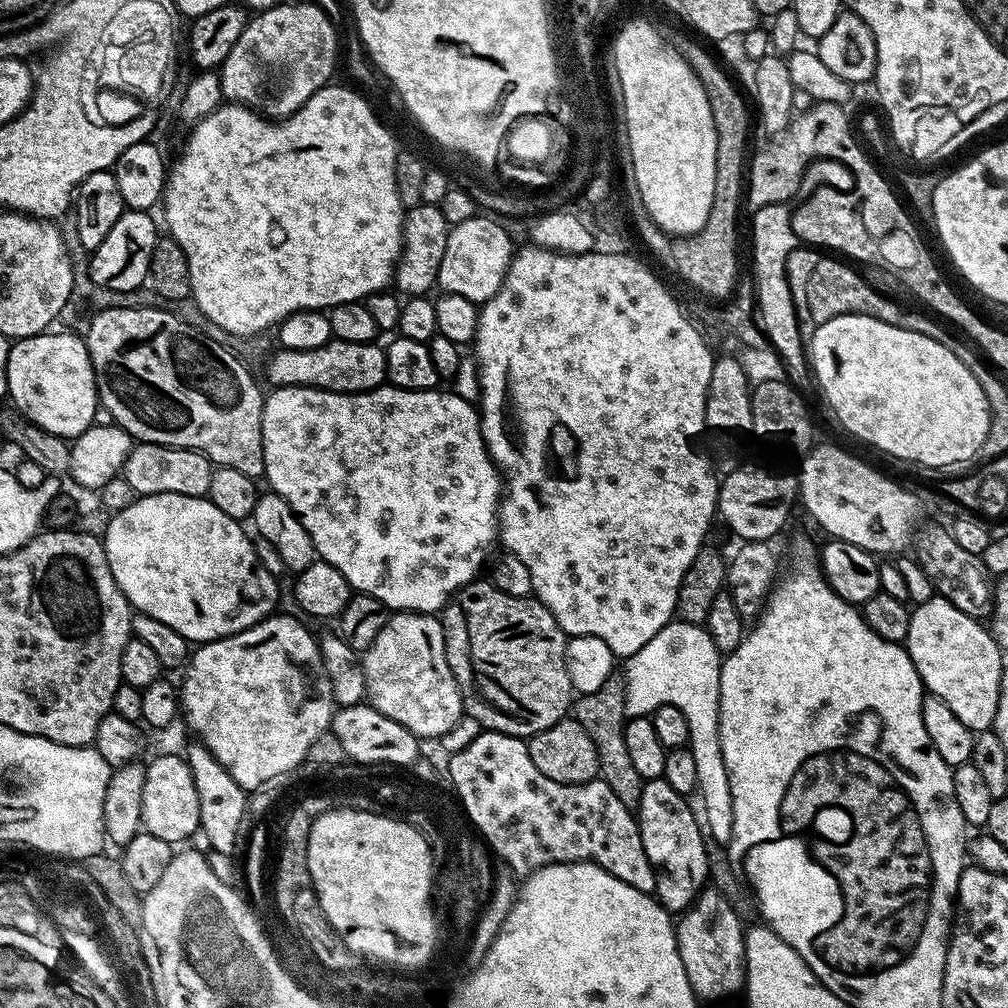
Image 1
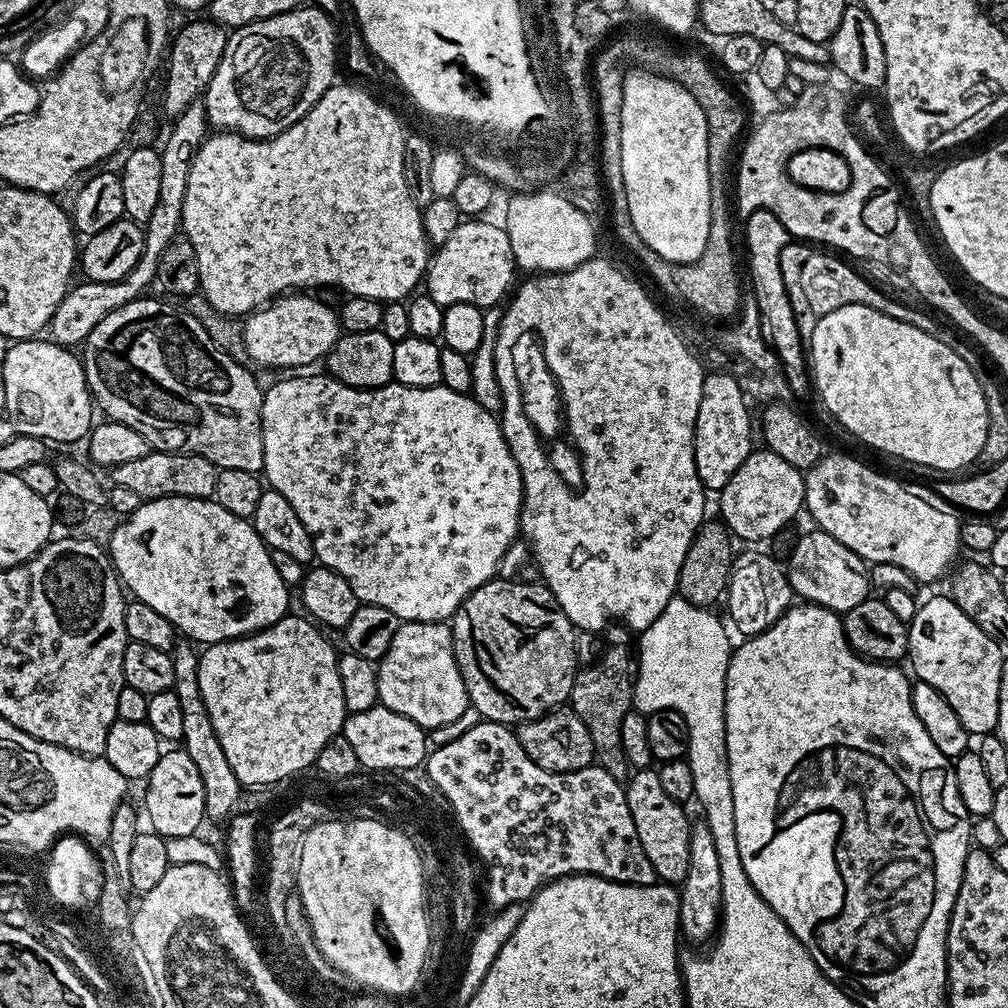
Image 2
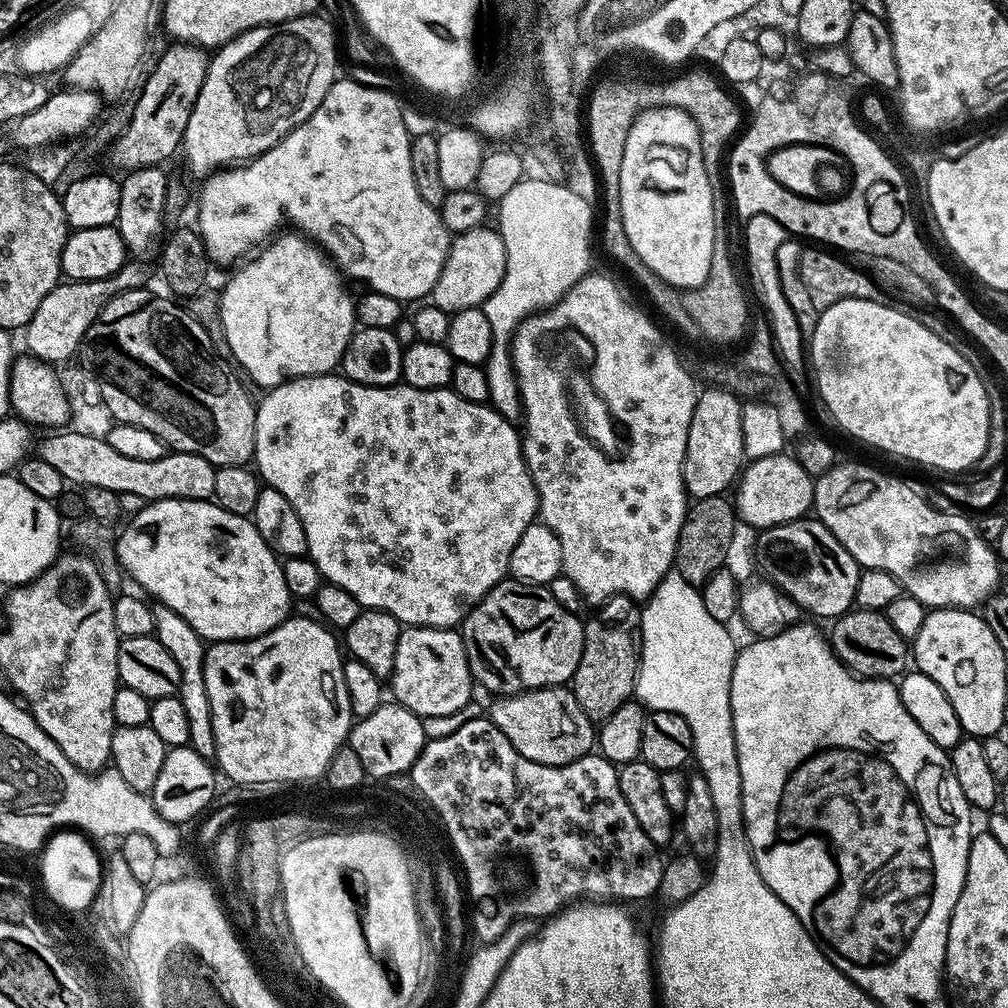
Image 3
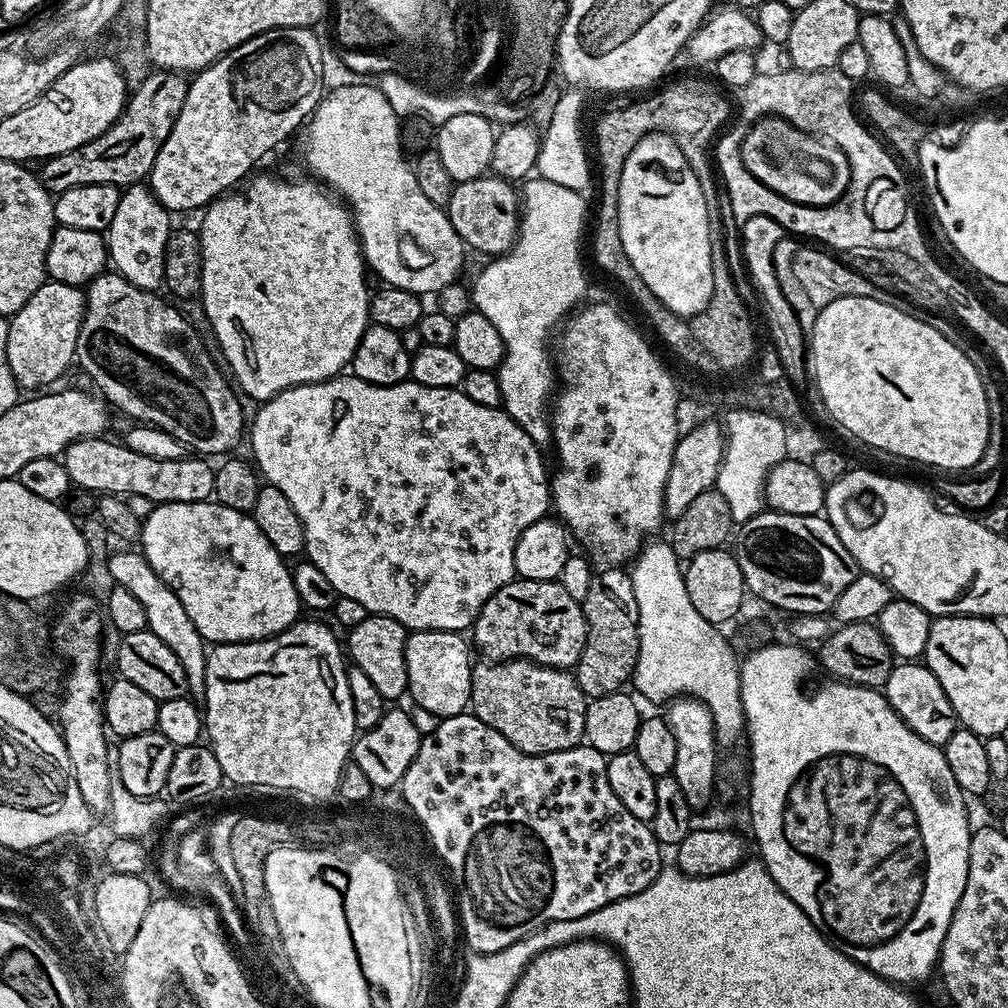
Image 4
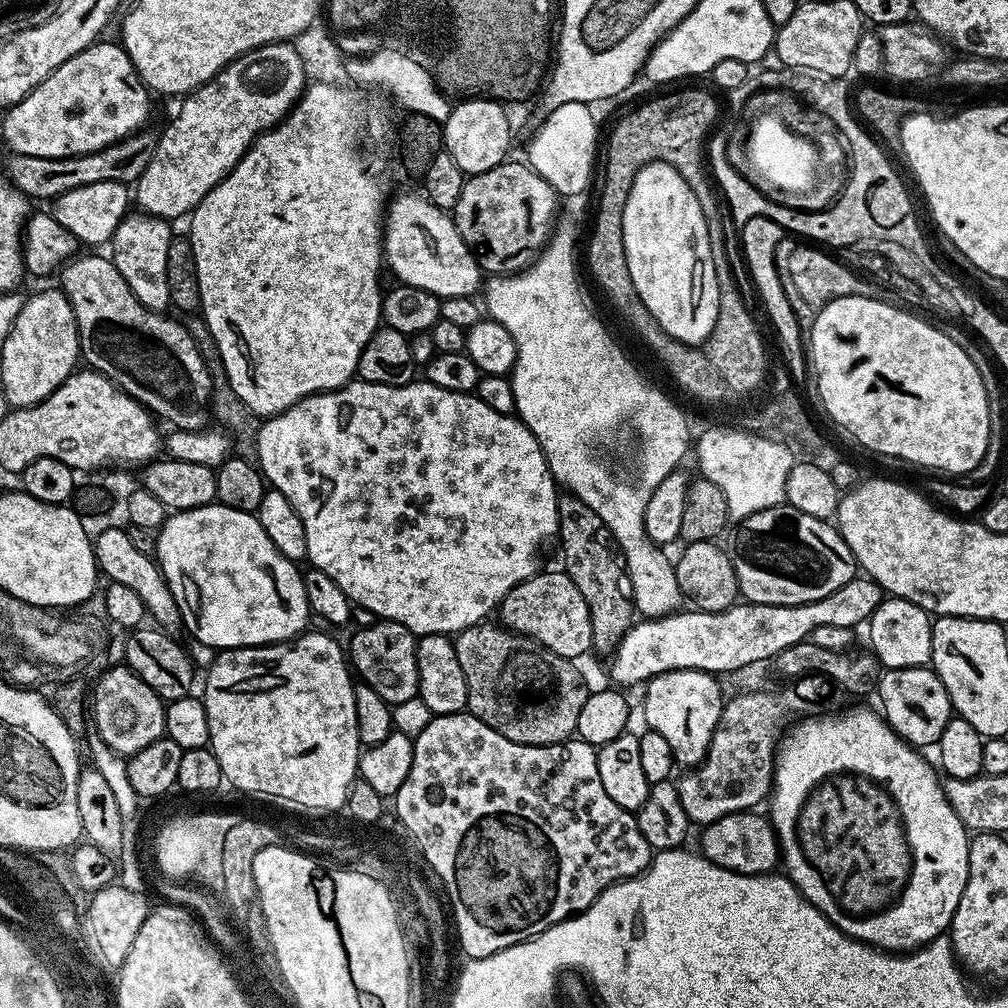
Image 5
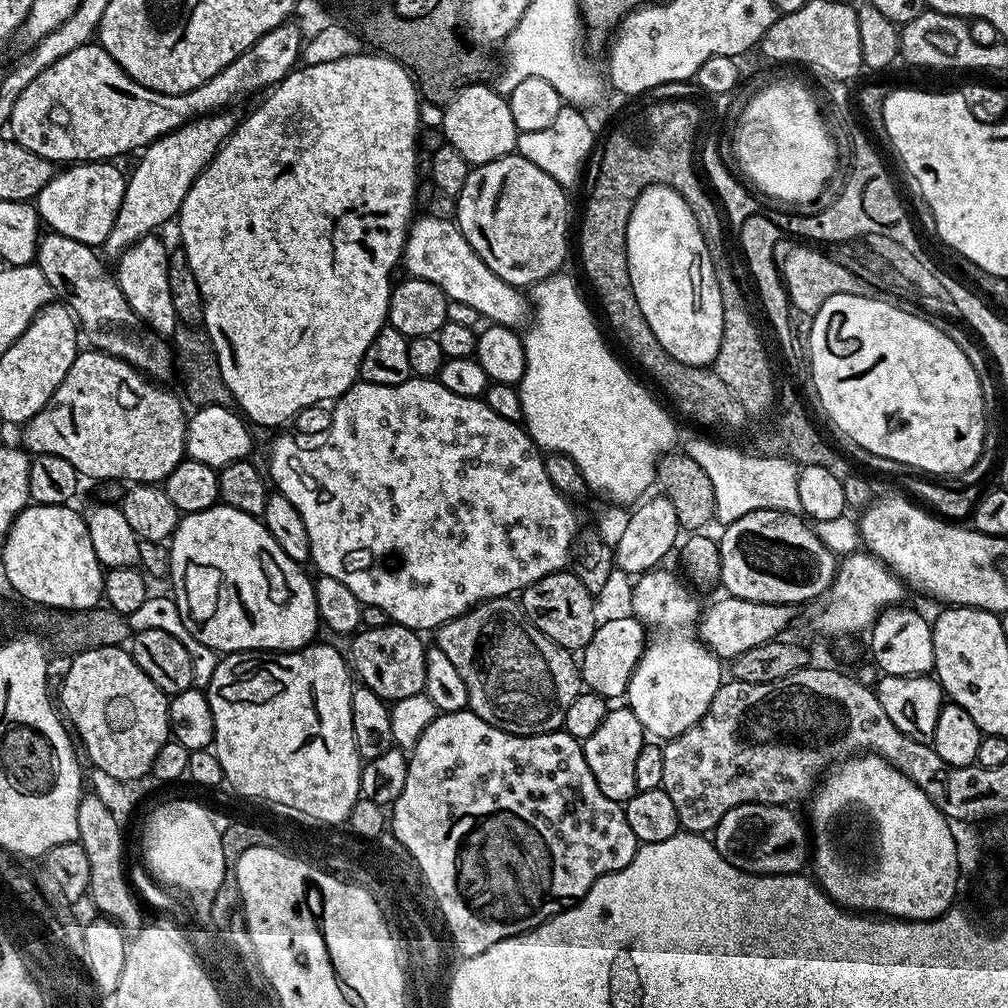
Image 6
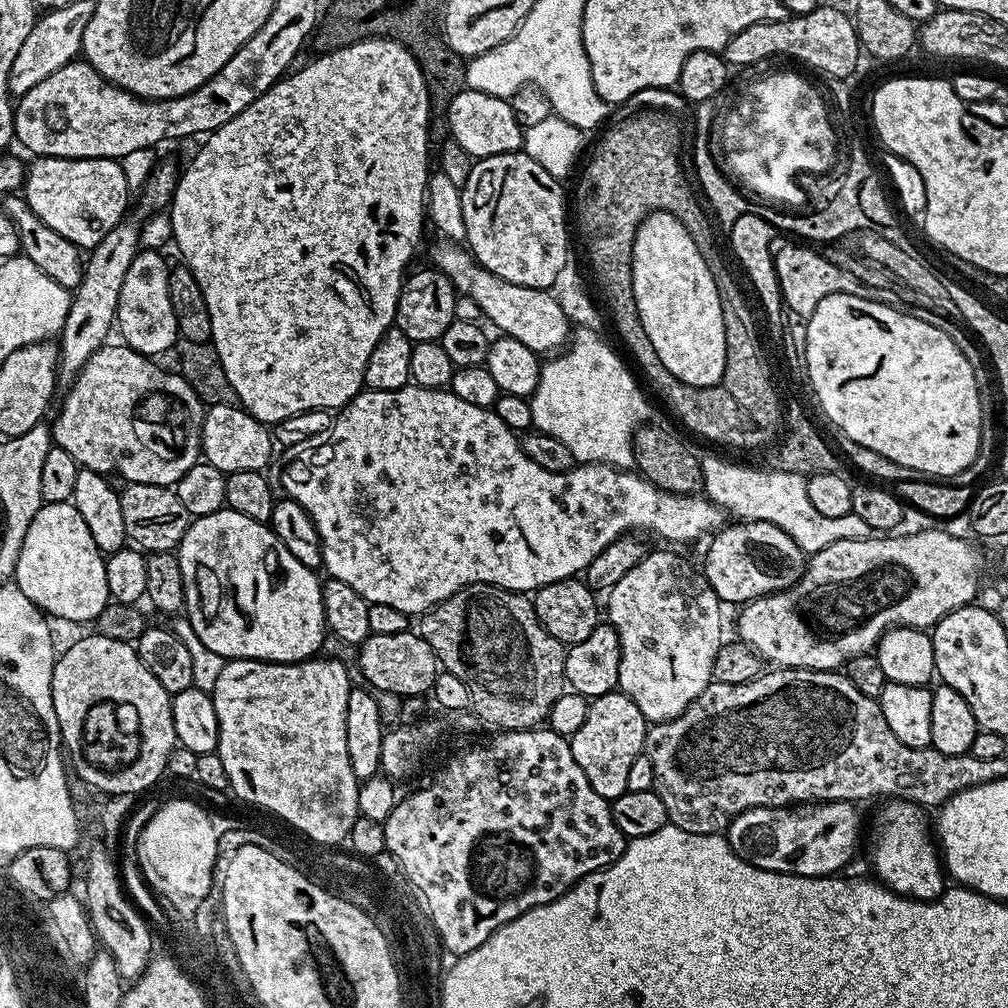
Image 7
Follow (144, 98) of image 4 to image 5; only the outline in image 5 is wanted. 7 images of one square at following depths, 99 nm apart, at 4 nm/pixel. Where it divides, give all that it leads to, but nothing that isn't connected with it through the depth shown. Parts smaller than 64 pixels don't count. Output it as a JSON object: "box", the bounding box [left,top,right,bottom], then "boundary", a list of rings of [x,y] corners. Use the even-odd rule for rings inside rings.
{"box":[3,130,157,201],"boundary":[[[148,130],[133,132],[132,135],[112,144],[109,148],[87,152],[81,156],[66,158],[34,158],[30,154],[12,154],[7,158],[3,175],[22,194],[36,200],[55,201],[56,197],[66,194],[66,190],[78,190],[78,186],[90,186],[94,182],[118,182],[128,186],[140,179],[142,170],[152,160],[152,149],[156,147],[157,137]],[[36,199],[36,200],[35,200]]]}

